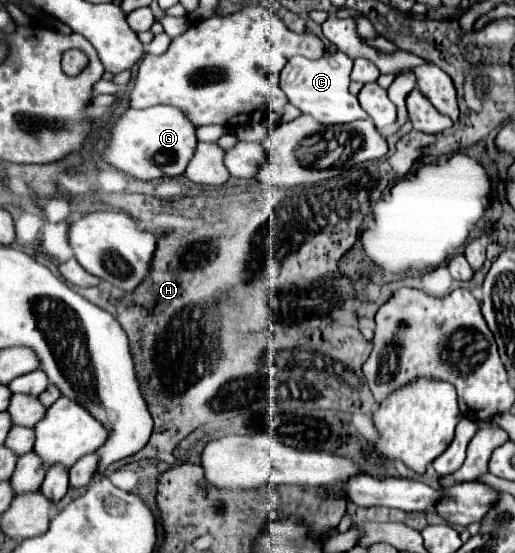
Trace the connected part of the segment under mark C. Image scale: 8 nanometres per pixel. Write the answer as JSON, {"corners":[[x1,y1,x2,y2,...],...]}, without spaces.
{"corners":[[336,51,332,55,320,57,316,61,306,57,292,57,288,65,282,71,280,85,288,97,288,101,300,109,302,113,312,115,316,121,324,125,338,125,338,123,352,123,358,119,366,119,366,111,360,107,358,97,354,97,348,91,350,85,350,71,354,61,344,55,342,51]]}

